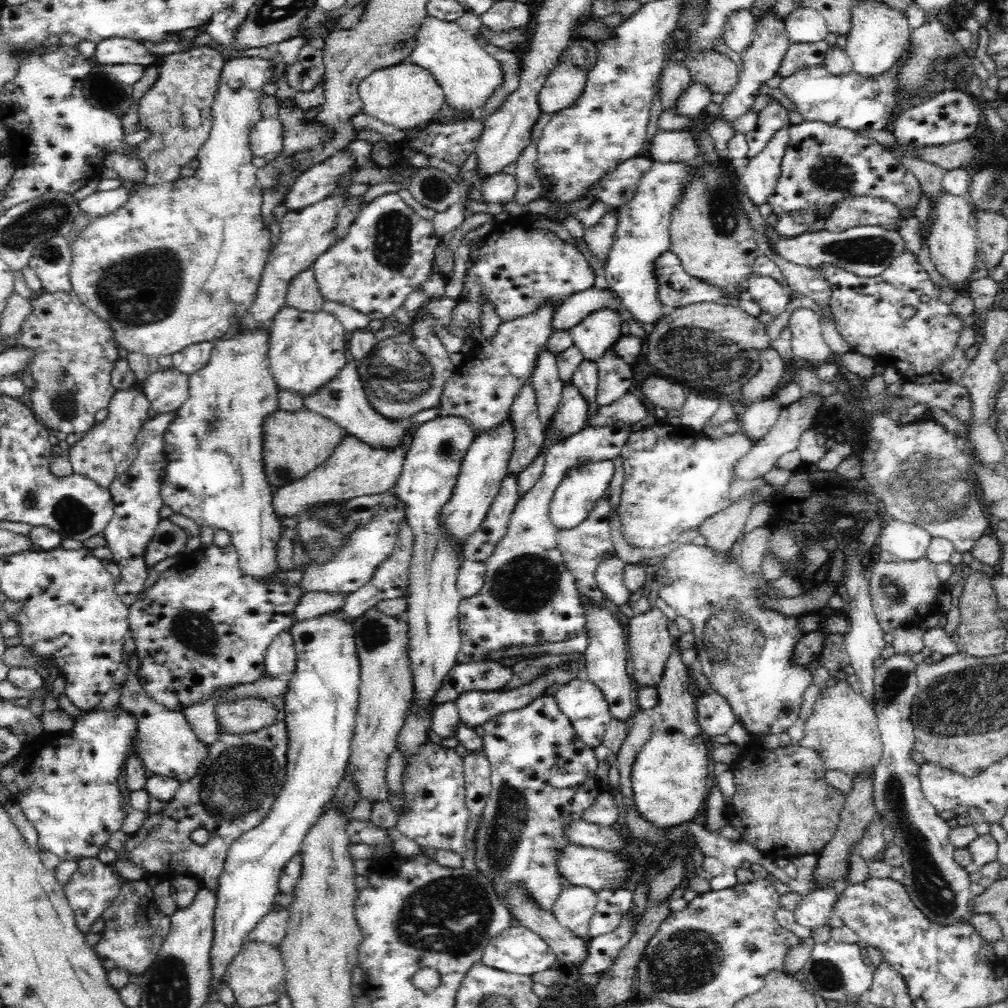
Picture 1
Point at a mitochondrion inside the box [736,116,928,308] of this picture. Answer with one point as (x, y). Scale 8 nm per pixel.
(869, 249)

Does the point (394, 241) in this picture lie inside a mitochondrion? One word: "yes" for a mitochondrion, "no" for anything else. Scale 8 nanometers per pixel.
yes

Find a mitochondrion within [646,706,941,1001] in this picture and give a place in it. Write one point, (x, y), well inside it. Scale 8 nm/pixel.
(827, 975)

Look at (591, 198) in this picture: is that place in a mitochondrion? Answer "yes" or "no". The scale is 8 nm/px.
no

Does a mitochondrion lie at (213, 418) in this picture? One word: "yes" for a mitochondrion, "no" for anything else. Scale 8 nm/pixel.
yes

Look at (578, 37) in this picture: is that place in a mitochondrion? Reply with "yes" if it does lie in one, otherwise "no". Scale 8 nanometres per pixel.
no

